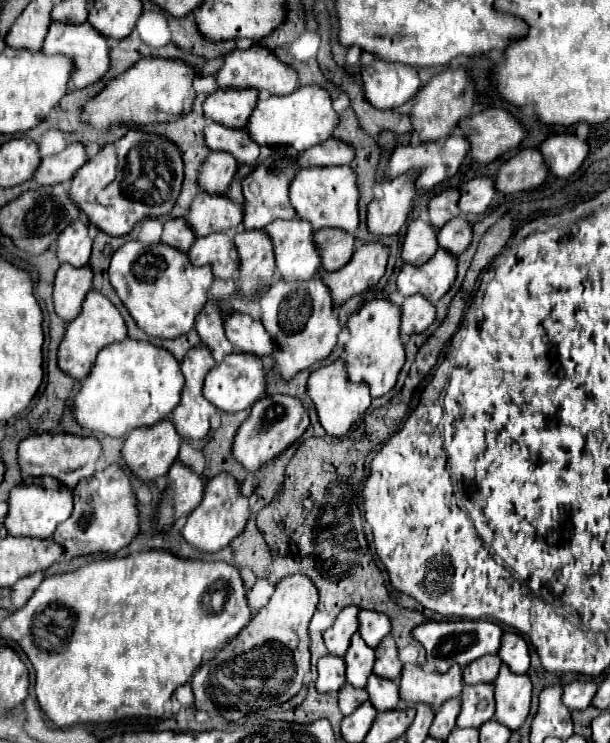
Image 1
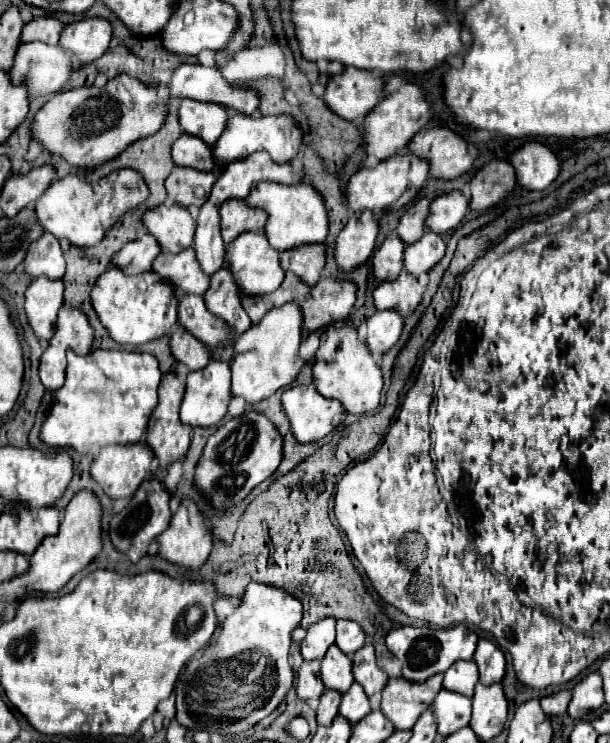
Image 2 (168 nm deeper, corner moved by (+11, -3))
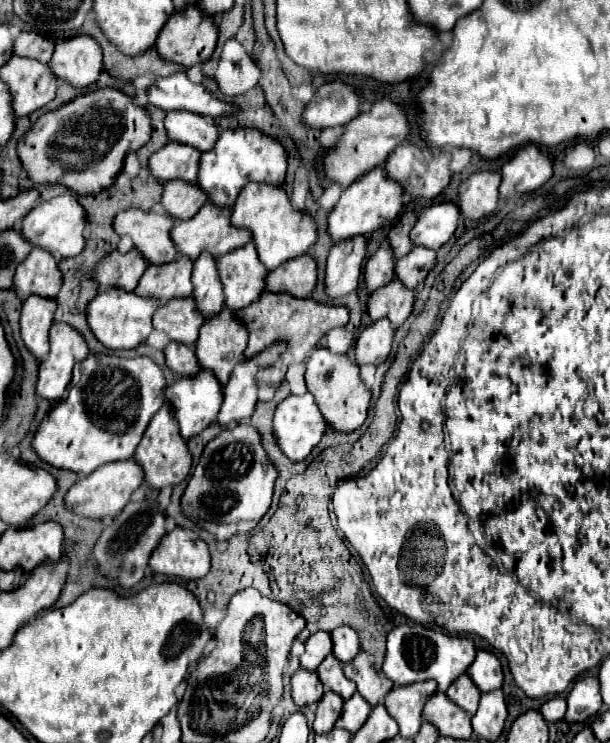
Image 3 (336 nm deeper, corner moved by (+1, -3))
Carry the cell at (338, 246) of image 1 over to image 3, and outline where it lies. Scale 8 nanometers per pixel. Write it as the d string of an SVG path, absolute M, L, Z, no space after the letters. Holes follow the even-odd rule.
M311 254L287 260L267 276L269 292L291 292L295 298L309 296L317 286L317 262Z

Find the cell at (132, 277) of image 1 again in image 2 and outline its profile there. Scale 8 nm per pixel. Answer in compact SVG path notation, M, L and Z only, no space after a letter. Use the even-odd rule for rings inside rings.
M109 268L97 280L91 292L91 304L97 312L101 326L109 336L123 346L139 346L165 336L165 332L177 324L177 298L171 284L159 280L155 272L143 272L127 276L119 268Z

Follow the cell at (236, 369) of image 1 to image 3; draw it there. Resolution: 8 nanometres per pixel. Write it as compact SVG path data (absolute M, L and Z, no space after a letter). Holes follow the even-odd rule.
M201 370L195 376L181 376L167 388L167 400L175 410L175 418L179 420L179 432L185 438L201 434L205 428L209 428L221 410L223 404L223 384L217 380L217 376L211 370Z

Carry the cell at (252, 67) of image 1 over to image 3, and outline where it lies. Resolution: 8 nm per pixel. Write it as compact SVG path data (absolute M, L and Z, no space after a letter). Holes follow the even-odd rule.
M177 72L169 78L159 78L149 88L149 104L159 106L167 112L189 110L209 118L219 118L239 112L235 104L219 100L203 84L193 84L185 72Z

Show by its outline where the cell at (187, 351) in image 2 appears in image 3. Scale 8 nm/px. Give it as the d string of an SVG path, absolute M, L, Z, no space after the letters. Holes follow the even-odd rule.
M171 342L165 348L165 360L167 360L167 366L175 374L193 376L195 372L201 372L199 358L195 356L195 346L187 346L187 344L181 344L181 342Z

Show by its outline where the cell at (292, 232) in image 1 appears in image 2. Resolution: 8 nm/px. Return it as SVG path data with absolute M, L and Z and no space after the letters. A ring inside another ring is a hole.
M245 232L237 236L237 240L231 242L229 250L225 252L225 266L229 268L237 288L243 292L243 296L259 296L259 294L271 294L279 288L283 282L285 272L279 266L279 252L269 246L265 236L259 232Z

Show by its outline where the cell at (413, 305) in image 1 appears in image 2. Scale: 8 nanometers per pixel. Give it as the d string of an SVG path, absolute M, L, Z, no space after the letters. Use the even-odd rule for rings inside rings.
M385 310L385 312L375 312L367 320L367 348L369 352L375 354L385 354L393 344L399 340L401 330L403 330L405 318L397 314L395 310Z

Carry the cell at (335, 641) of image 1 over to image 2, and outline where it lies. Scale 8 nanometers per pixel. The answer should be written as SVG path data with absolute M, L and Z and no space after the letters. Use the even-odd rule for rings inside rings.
M319 620L317 624L309 626L307 636L301 642L301 656L303 660L321 660L331 644L335 644L335 620Z

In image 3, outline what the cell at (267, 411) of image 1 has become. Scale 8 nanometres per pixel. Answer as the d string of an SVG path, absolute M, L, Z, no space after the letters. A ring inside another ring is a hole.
M237 424L235 428L223 430L219 436L215 436L203 450L199 464L195 466L195 472L183 492L181 506L183 512L195 520L201 528L209 530L215 534L219 542L229 540L233 534L239 532L251 532L257 522L265 516L271 504L271 494L273 494L273 484L277 480L277 466L273 460L269 460L265 448L263 448L263 438L255 426L249 424Z

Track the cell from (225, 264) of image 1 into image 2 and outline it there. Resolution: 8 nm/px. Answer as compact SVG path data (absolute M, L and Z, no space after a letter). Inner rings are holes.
M193 248L181 250L179 254L161 252L157 260L153 260L151 272L161 276L167 284L173 284L175 290L183 294L205 294L205 288L209 288L209 276L203 274L201 266L197 264Z

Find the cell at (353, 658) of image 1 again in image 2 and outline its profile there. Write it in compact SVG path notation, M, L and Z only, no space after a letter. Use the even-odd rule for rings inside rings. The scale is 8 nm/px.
M331 646L321 660L321 682L325 684L325 688L337 690L341 694L347 692L353 684L351 660L337 646Z

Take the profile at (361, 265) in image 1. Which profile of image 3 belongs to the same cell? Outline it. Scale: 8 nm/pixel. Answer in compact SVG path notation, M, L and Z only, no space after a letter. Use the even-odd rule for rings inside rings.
M287 292L263 294L261 300L257 300L255 304L249 304L237 314L247 324L247 330L249 330L249 344L247 344L245 356L253 356L255 352L261 352L267 344L273 344L275 340L287 340L287 352L283 352L283 356L271 368L259 372L259 382L273 382L273 384L279 384L285 378L289 364L303 362L331 328L345 326L349 322L347 306L321 304L311 298L295 298Z

